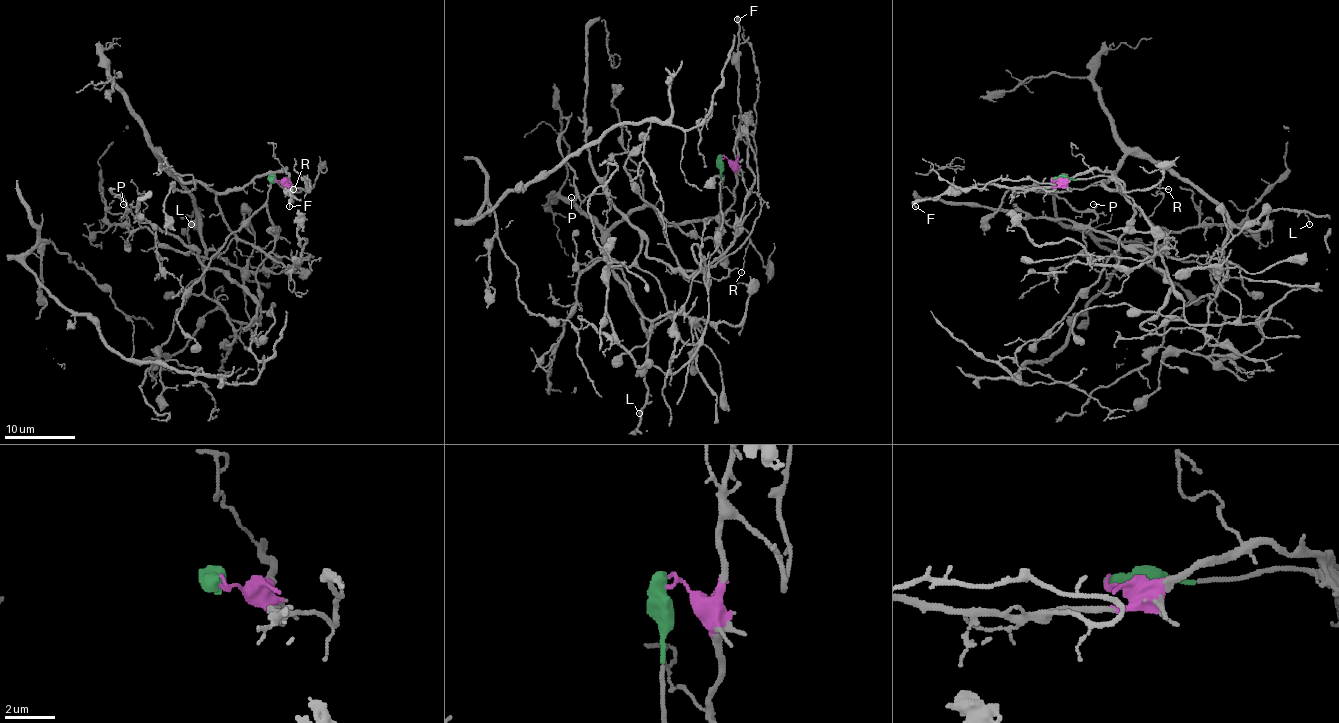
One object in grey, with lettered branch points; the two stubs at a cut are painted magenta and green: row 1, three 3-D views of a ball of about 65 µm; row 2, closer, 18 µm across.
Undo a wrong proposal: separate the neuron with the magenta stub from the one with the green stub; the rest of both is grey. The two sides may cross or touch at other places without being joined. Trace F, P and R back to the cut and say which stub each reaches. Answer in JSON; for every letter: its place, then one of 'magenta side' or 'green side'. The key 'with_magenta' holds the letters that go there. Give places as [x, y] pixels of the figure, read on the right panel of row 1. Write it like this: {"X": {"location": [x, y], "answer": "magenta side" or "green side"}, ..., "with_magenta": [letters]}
{"F": {"location": [915, 206], "answer": "magenta side"}, "P": {"location": [1093, 204], "answer": "green side"}, "R": {"location": [1168, 189], "answer": "magenta side"}, "with_magenta": ["F", "R"]}

